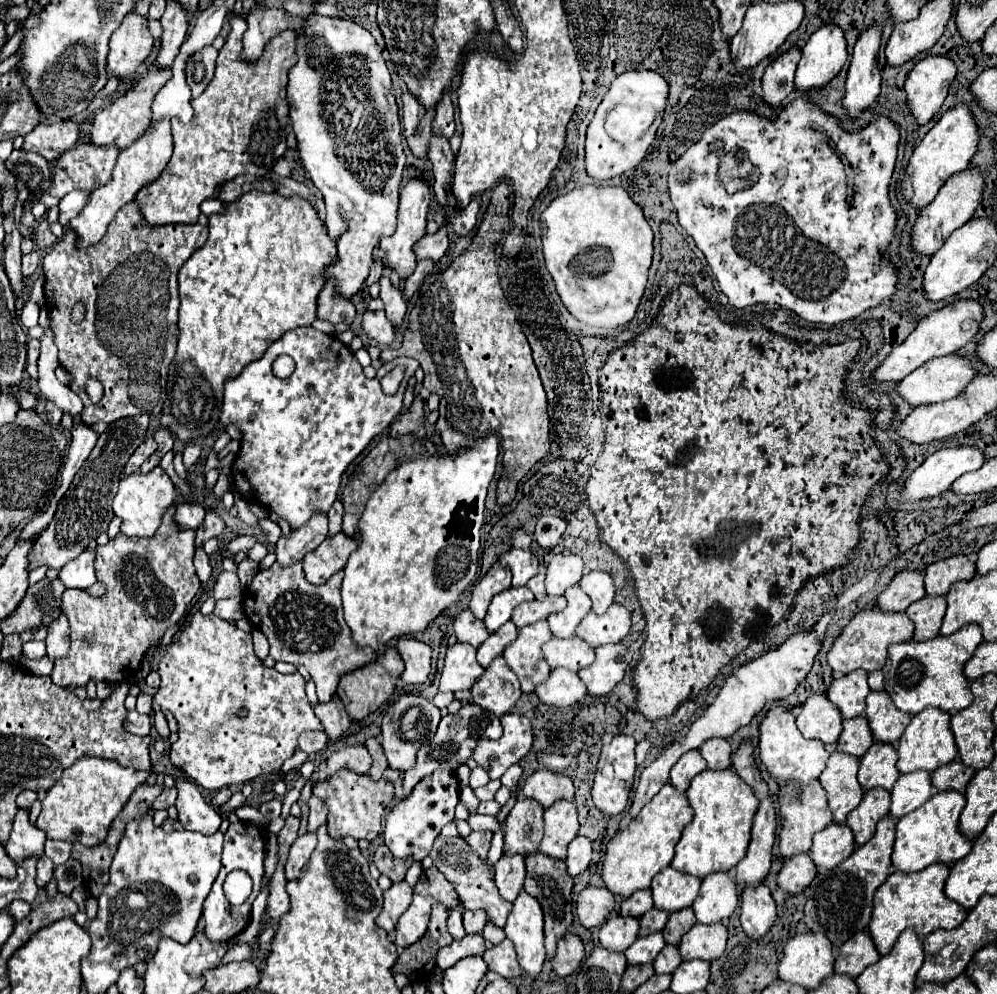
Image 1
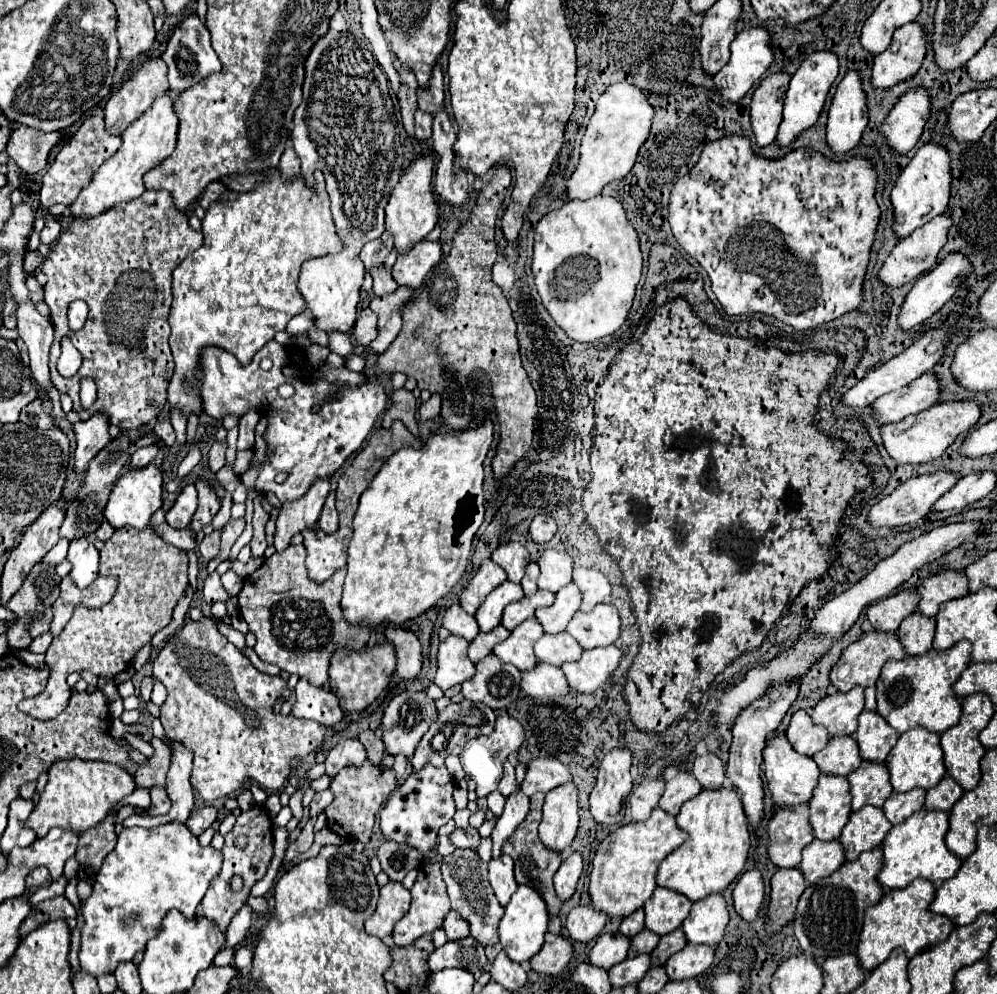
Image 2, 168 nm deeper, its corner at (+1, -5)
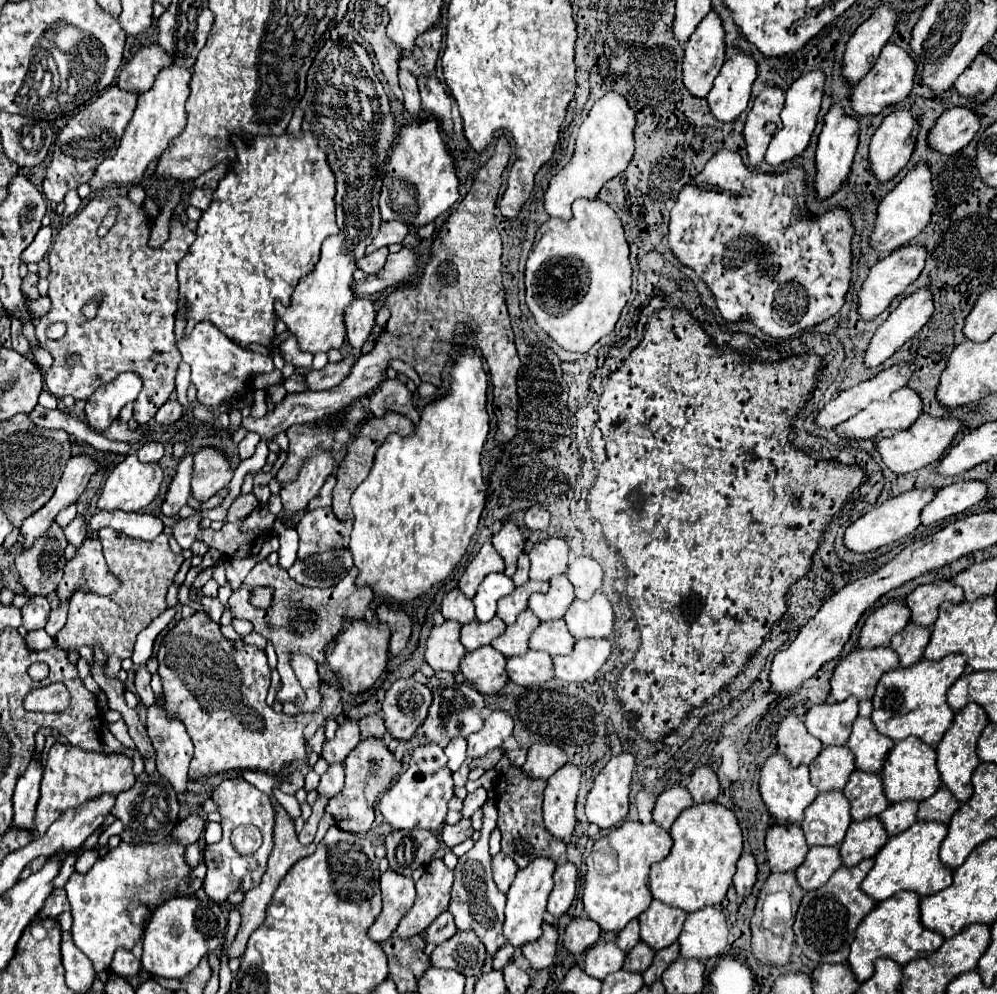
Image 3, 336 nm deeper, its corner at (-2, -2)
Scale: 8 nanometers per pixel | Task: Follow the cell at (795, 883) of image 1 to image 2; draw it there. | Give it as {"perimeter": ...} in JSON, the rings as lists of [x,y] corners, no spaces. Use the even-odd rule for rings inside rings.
{"perimeter":[[[780,868],[772,876],[772,892],[768,906],[768,926],[772,932],[780,930],[794,918],[798,898],[806,888],[806,880],[800,868]]]}

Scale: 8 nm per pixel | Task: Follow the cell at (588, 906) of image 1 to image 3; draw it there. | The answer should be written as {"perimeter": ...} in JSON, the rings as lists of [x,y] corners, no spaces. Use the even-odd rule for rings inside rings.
{"perimeter":[[[573,919],[567,929],[565,929],[565,937],[563,937],[563,947],[571,953],[571,955],[581,955],[585,953],[591,945],[595,945],[601,937],[599,927],[595,927],[595,923],[591,923],[591,919]]]}

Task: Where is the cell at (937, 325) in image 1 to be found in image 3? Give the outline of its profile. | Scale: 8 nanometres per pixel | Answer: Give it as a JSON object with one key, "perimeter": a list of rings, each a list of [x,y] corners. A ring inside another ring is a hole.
{"perimeter":[[[907,363],[893,365],[885,371],[879,371],[875,377],[871,377],[847,391],[841,391],[835,399],[831,399],[815,415],[815,425],[821,429],[837,427],[839,423],[857,415],[869,403],[873,403],[877,399],[885,399],[893,391],[905,387],[909,377],[911,377],[911,367],[907,367]]]}

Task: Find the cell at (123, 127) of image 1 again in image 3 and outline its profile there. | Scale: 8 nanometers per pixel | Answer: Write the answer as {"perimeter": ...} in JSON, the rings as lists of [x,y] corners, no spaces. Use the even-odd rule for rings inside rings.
{"perimeter":[[[151,43],[147,47],[141,47],[119,71],[117,85],[125,91],[147,91],[151,89],[155,77],[163,67],[167,67],[173,59],[167,55],[167,51],[159,43]]]}

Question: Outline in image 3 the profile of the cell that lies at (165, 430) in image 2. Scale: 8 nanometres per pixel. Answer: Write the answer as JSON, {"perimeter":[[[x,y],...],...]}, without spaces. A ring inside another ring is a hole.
{"perimeter":[[[169,399],[169,401],[157,411],[155,421],[157,421],[159,425],[171,425],[171,423],[175,423],[175,421],[181,417],[181,413],[183,413],[181,403],[179,403],[177,399]]]}

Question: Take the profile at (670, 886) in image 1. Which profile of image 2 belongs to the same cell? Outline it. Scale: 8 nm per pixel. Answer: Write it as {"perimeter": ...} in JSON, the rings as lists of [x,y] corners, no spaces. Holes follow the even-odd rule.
{"perimeter":[[[658,886],[652,894],[652,898],[644,904],[646,928],[664,936],[664,934],[676,930],[684,922],[684,918],[688,918],[690,908],[692,908],[690,898],[686,898],[680,892]]]}

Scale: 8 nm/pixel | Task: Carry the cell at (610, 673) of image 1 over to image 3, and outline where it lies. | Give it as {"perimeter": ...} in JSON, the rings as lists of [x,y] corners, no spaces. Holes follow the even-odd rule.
{"perimeter":[[[579,639],[571,655],[553,657],[553,675],[563,681],[587,681],[591,679],[611,655],[611,643],[607,639]]]}

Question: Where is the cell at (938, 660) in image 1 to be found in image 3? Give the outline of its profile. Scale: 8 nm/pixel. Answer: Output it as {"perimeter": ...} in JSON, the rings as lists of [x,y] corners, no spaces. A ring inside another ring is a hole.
{"perimeter":[[[947,655],[941,661],[921,659],[911,667],[895,669],[883,675],[871,699],[871,721],[877,731],[891,741],[901,741],[909,735],[915,735],[923,743],[935,747],[953,723],[953,711],[947,705],[947,691],[965,673],[965,665],[967,661],[963,655]]]}

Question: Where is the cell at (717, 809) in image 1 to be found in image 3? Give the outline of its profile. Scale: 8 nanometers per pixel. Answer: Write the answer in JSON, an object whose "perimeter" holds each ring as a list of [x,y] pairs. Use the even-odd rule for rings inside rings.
{"perimeter":[[[701,803],[699,807],[693,805],[673,823],[671,839],[673,847],[667,859],[651,867],[651,897],[665,905],[679,907],[685,913],[719,905],[731,885],[735,863],[743,851],[743,835],[735,813],[717,803]]]}

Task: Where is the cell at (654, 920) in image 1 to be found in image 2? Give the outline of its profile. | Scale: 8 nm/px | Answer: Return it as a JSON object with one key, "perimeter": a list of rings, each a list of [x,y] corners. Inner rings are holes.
{"perimeter":[[[644,928],[640,934],[636,934],[632,938],[632,946],[630,948],[632,948],[634,954],[642,954],[642,952],[648,952],[650,954],[656,948],[658,940],[660,940],[660,936],[656,932],[650,932],[648,928]]]}

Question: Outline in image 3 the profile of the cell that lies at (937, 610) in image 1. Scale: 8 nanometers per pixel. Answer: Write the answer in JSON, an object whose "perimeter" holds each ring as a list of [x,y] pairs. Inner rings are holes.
{"perimeter":[[[909,623],[901,633],[893,635],[889,647],[899,655],[901,667],[909,667],[923,657],[923,651],[929,643],[929,635],[931,629],[915,627],[913,623]]]}

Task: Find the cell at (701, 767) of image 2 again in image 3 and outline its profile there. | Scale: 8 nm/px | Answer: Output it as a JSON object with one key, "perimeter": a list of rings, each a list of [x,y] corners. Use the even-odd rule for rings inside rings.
{"perimeter":[[[703,765],[691,775],[691,783],[687,785],[687,789],[691,791],[695,805],[709,803],[715,801],[719,795],[719,779],[709,765]]]}

